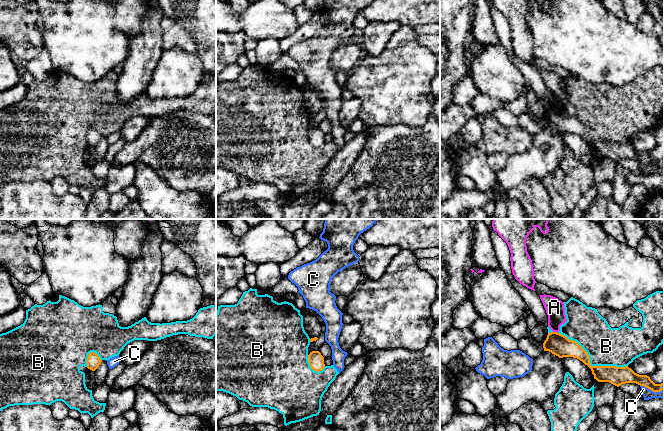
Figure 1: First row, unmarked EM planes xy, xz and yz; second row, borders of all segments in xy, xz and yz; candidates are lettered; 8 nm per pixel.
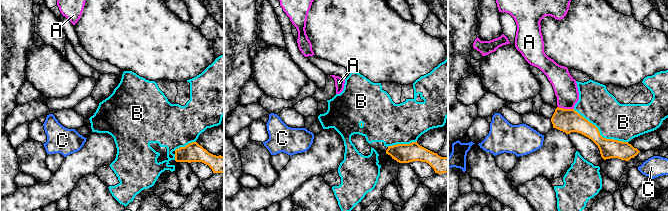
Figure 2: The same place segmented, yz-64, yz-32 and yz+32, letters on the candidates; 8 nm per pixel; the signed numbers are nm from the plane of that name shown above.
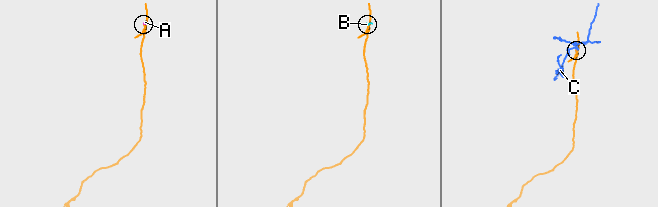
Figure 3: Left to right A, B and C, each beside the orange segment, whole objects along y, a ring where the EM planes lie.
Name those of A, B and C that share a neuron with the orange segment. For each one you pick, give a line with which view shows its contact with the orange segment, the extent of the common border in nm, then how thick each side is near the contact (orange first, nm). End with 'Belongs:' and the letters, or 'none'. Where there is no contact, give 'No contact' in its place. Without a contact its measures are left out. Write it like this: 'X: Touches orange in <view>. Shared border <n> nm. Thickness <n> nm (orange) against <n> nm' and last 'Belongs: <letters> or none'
Belongs: none

